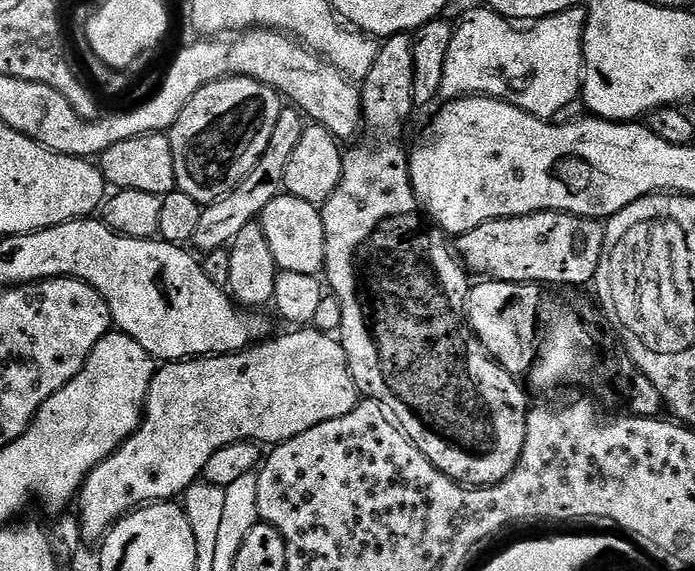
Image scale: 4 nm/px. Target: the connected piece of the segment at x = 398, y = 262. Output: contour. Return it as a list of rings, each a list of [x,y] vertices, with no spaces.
[[[408,34],[390,36],[377,47],[374,66],[370,66],[370,74],[366,74],[366,78],[359,85],[360,118],[364,141],[361,144],[353,143],[351,145],[353,148],[349,152],[347,149],[343,153],[340,162],[338,186],[320,208],[320,217],[324,227],[326,284],[331,295],[336,296],[340,303],[338,339],[346,350],[348,369],[354,378],[356,387],[360,389],[365,397],[374,399],[382,405],[384,411],[396,421],[396,427],[408,435],[412,445],[418,450],[422,450],[422,454],[426,454],[426,458],[430,458],[432,465],[438,470],[442,470],[442,474],[446,474],[452,480],[457,480],[458,483],[465,486],[487,488],[489,484],[502,482],[512,473],[514,466],[518,466],[518,458],[522,454],[522,446],[526,442],[526,422],[530,411],[530,403],[528,404],[529,393],[526,391],[525,385],[517,377],[511,376],[499,362],[493,360],[484,351],[482,342],[473,334],[472,327],[468,325],[468,316],[464,313],[464,300],[468,296],[470,287],[469,273],[463,263],[454,255],[446,233],[426,219],[425,213],[421,209],[420,201],[416,199],[412,189],[412,179],[408,173],[409,153],[406,148],[404,152],[399,140],[400,135],[404,132],[404,123],[411,118],[412,111],[414,111],[412,103],[413,72],[414,50],[412,49],[412,36]]]

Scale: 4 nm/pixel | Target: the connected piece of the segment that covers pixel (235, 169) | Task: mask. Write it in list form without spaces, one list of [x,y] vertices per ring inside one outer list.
[[[228,76],[224,80],[215,80],[190,102],[178,114],[174,126],[167,133],[170,146],[174,150],[174,178],[179,191],[190,194],[201,206],[213,204],[223,196],[229,196],[235,188],[258,166],[262,154],[266,154],[266,146],[270,146],[270,134],[274,134],[274,125],[278,122],[282,111],[282,97],[270,86],[245,76]]]

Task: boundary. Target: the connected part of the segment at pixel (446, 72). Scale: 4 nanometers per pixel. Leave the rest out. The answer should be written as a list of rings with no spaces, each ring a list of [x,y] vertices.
[[[487,6],[472,8],[460,24],[455,25],[450,50],[446,50],[446,67],[442,69],[440,96],[445,101],[459,100],[462,96],[492,96],[495,100],[505,100],[532,116],[556,118],[567,104],[577,103],[582,92],[584,54],[582,37],[583,19],[575,20],[571,11],[556,13],[531,21],[527,26],[499,16]]]

